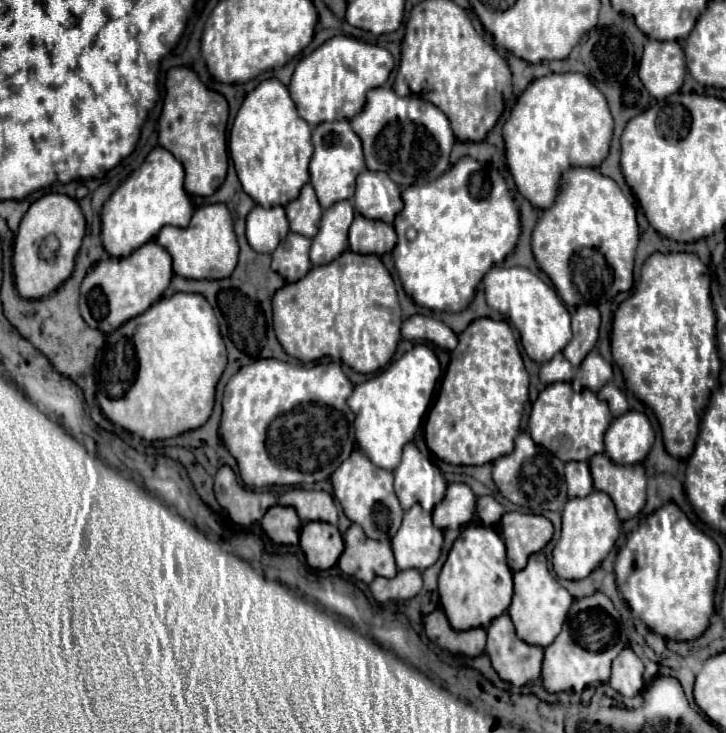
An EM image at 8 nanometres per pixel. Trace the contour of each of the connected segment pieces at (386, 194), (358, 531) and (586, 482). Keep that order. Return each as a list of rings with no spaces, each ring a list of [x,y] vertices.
[[[362,171],[356,179],[354,209],[366,219],[380,219],[392,223],[402,211],[400,187],[382,171]]]
[[[352,525],[346,531],[346,535],[344,535],[344,553],[338,559],[338,567],[346,575],[350,575],[350,577],[354,577],[362,583],[372,583],[374,577],[396,577],[396,573],[398,573],[390,543],[380,543],[380,541],[368,539],[360,525]]]
[[[586,461],[566,463],[566,483],[570,497],[584,497],[592,491],[592,475]]]

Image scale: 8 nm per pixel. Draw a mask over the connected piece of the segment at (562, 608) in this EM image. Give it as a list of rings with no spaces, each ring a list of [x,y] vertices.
[[[534,553],[530,555],[528,565],[522,571],[514,573],[514,597],[508,615],[512,617],[516,635],[520,639],[538,647],[548,647],[552,639],[556,639],[556,635],[560,633],[572,601],[574,597],[550,575],[544,553]]]

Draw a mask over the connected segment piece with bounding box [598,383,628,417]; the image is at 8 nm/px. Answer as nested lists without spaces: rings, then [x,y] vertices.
[[[606,383],[598,391],[598,395],[600,395],[600,399],[604,399],[608,403],[608,407],[610,407],[614,417],[620,417],[620,415],[624,415],[624,411],[628,411],[628,402],[625,394],[620,389],[616,389],[612,383]]]

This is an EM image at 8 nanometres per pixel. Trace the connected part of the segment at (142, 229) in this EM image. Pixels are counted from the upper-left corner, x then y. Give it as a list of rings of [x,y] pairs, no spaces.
[[[156,147],[102,207],[102,245],[112,257],[128,257],[136,247],[152,241],[166,225],[188,227],[192,203],[184,191],[184,167],[166,149]]]

